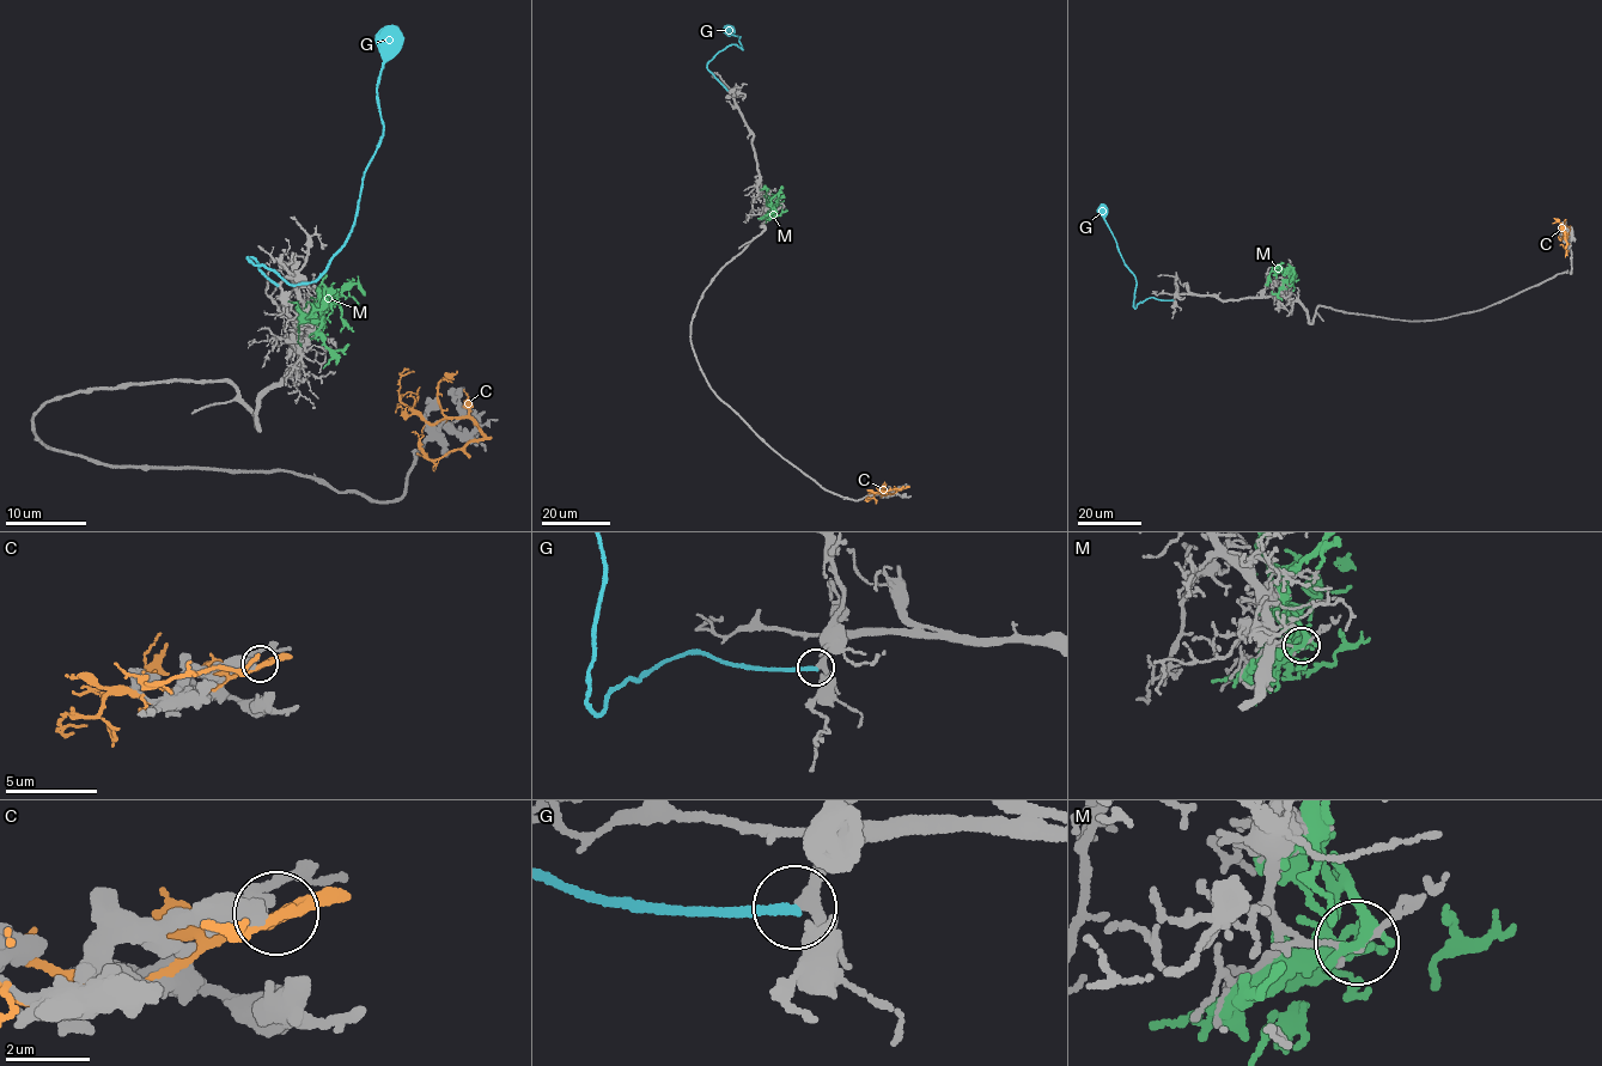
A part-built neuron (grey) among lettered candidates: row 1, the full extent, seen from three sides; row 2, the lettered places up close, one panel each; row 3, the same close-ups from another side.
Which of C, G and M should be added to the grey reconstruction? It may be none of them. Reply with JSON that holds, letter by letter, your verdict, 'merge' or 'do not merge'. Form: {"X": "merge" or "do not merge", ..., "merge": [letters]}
{"C": "do not merge", "G": "do not merge", "M": "do not merge", "merge": []}

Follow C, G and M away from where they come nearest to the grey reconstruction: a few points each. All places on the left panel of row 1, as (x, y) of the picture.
C: (479, 428), (467, 418), (443, 418), (433, 422), (406, 406), (399, 393), (400, 378), (415, 372)
G: (276, 285), (248, 257), (292, 284), (310, 282), (343, 243), (382, 136), (382, 38), (395, 25)
M: (320, 335), (324, 322), (321, 302), (334, 290), (326, 288), (318, 310), (310, 304), (303, 308)

